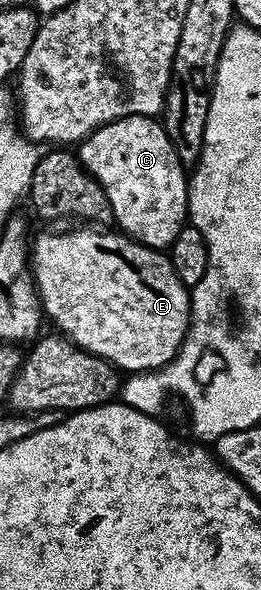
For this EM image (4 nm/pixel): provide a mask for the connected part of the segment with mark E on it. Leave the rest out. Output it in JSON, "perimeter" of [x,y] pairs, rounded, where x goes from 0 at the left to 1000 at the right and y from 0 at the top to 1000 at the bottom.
{"perimeter":[[[295,385],[268,395],[157,395],[123,403],[119,408],[119,454],[126,471],[142,480],[146,497],[157,502],[157,522],[169,536],[207,544],[215,556],[230,559],[264,576],[291,580],[310,592],[337,598],[360,598],[372,605],[410,608],[452,627],[483,634],[552,632],[559,629],[598,629],[621,619],[655,612],[667,602],[693,592],[693,583],[709,580],[713,568],[724,566],[724,541],[732,536],[732,497],[713,483],[670,466],[670,453],[648,442],[644,434],[613,422],[582,422],[559,415],[536,415],[506,402],[460,393],[398,395],[387,385]]]}

